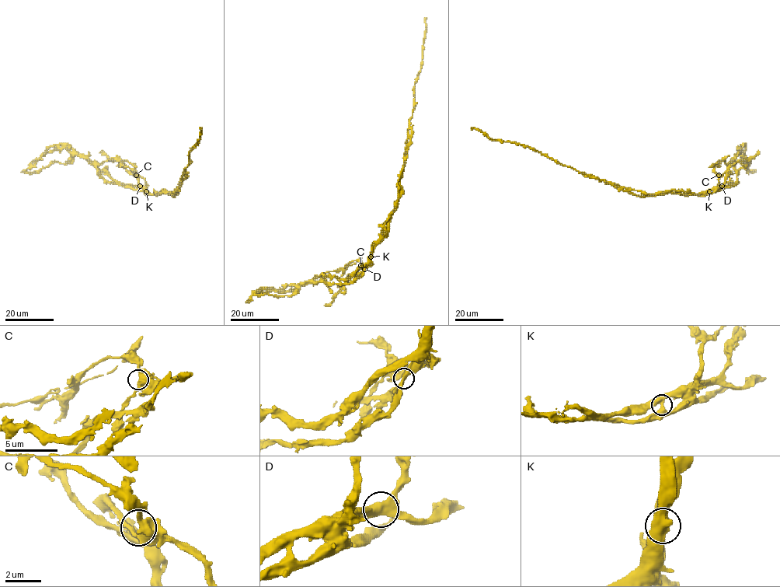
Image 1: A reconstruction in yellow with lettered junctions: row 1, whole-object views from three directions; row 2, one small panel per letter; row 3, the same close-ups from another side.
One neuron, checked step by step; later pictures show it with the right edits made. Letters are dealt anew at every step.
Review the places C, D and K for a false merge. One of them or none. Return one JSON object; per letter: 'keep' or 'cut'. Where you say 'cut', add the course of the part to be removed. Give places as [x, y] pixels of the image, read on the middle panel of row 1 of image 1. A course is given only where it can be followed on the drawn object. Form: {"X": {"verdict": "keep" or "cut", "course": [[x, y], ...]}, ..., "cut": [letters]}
{"C": {"verdict": "keep"}, "D": {"verdict": "keep"}, "K": {"verdict": "cut", "course": [[370, 256], [345, 279], [320, 274], [312, 281], [286, 285], [282, 288], [259, 290], [246, 302]]}, "cut": ["K"]}

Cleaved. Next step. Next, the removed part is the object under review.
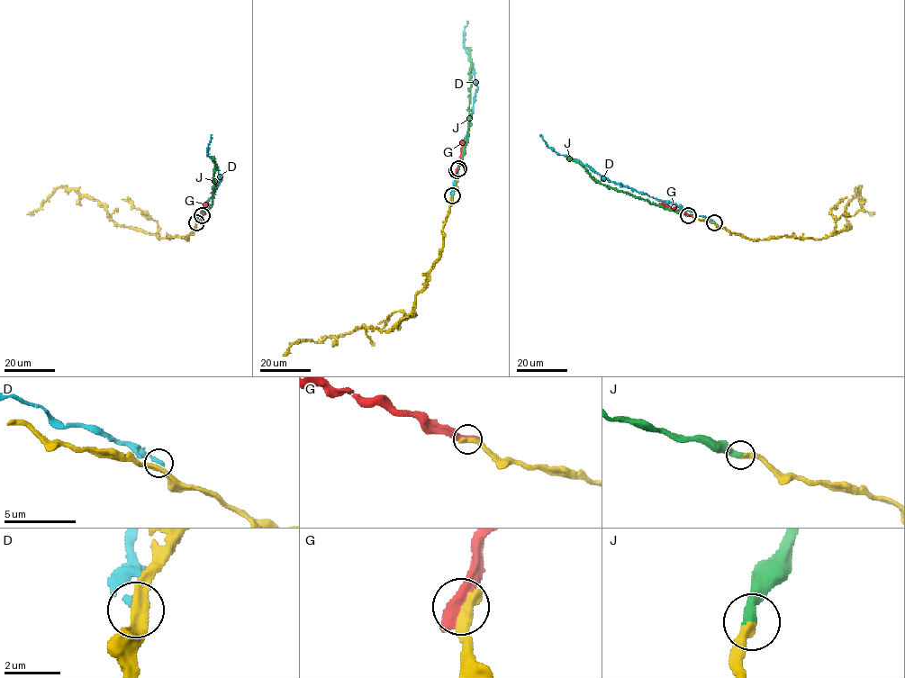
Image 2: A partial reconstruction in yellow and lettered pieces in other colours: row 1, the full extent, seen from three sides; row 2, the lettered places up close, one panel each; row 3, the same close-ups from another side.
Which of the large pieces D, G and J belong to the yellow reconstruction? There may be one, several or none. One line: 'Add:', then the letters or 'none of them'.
Add: J

